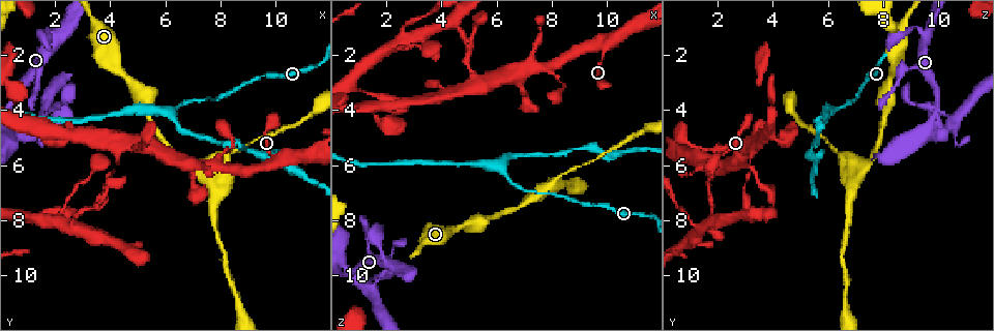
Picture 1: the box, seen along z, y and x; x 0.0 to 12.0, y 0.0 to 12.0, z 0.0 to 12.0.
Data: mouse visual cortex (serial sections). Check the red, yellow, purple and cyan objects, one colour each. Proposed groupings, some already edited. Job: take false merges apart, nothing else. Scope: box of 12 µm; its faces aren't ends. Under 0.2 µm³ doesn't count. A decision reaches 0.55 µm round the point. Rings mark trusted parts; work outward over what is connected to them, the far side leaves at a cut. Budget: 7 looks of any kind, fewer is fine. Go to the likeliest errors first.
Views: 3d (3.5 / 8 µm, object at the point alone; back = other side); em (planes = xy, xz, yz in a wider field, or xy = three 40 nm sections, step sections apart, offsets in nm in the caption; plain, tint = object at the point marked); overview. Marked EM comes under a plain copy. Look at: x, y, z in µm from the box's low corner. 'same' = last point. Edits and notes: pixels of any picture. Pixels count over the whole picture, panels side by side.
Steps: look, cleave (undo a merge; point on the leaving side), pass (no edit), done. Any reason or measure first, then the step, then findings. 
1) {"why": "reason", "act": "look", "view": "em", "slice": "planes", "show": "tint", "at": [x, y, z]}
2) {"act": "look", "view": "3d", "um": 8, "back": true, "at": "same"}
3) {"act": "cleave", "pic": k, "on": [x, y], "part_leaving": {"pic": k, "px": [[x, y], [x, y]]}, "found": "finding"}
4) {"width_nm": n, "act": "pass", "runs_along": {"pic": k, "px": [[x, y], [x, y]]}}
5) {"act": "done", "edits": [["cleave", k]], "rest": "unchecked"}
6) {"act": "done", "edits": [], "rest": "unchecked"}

{"why": "arms part here", "act": "look", "view": "3d", "um": 3.5, "at": [1.2, 4.7, 10.2]}

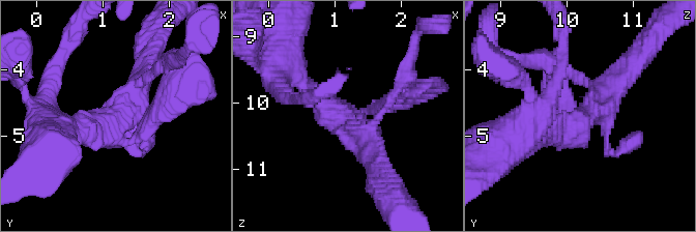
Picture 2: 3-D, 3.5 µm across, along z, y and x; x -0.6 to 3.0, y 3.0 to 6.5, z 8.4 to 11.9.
{"why": "now the EM", "act": "look", "view": "em", "slice": "xy", "step": 3, "show": "tint", "at": [1.15, 4.75, 10.30]}

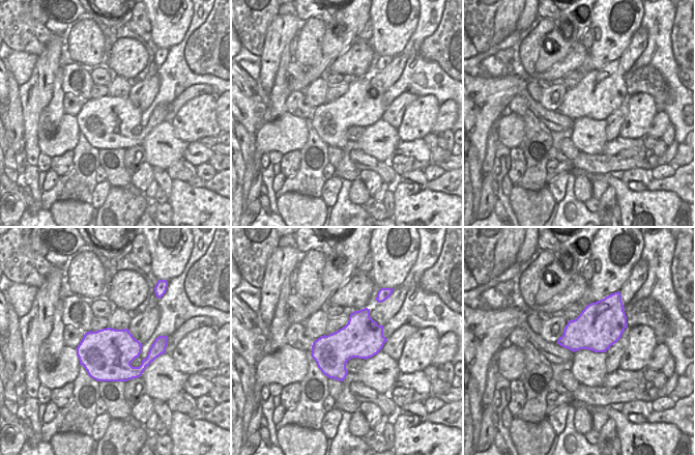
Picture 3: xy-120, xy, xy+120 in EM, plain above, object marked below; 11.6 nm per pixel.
{"act": "pass", "runs_along": {"pic": 2, "px": [[298, 77], [368, 136], [375, 162]]}, "found": "one cell here"}

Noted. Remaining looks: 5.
{"why": "calibre changes", "act": "look", "view": "em", "slice": "xy", "step": 1, "show": "tint", "at": [8.2, 5.9, 6.5]}

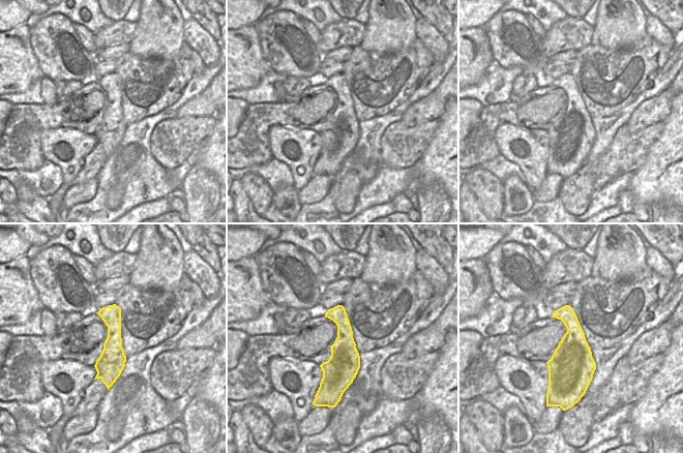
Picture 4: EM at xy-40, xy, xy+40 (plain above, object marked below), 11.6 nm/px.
{"act": "look", "view": "3d", "um": 3.5, "back": true, "at": "same"}

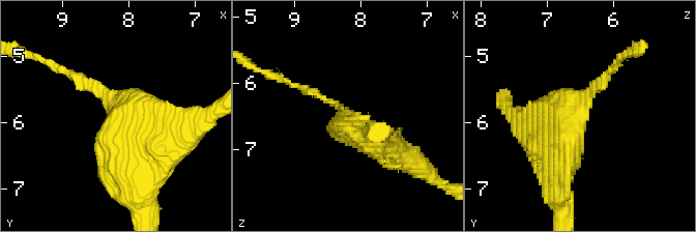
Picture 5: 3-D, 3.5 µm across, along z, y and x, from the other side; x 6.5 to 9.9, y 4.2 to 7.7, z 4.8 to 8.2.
{"arm_widths_nm": [100, 450], "act": "pass", "found": "all the same cell"}

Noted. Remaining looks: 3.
{"why": "abrupt turn", "act": "look", "view": "3d", "um": 3.5, "at": [6.1, 4.1, 6.0]}

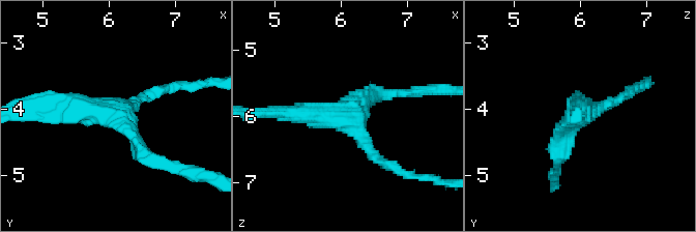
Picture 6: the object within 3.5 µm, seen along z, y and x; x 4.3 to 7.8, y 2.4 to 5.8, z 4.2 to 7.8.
{"arms": 3, "arm_widths_nm": [150, 200, 350], "why": "now the EM", "act": "look", "view": "em", "slice": "xy", "step": 5, "show": "tint", "at": [6.15, 4.10, 6.10]}

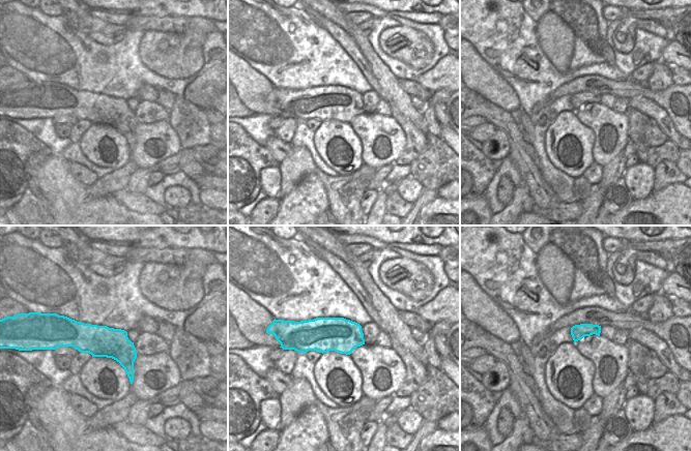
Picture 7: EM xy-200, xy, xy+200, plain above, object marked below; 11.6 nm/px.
{"act": "pass", "runs_along": {"pic": 6, "px": [[631, 90], [581, 113], [557, 161]]}, "found": "all the same cell"}

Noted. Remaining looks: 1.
{"act": "done", "edits": [], "rest": "unchecked"}

